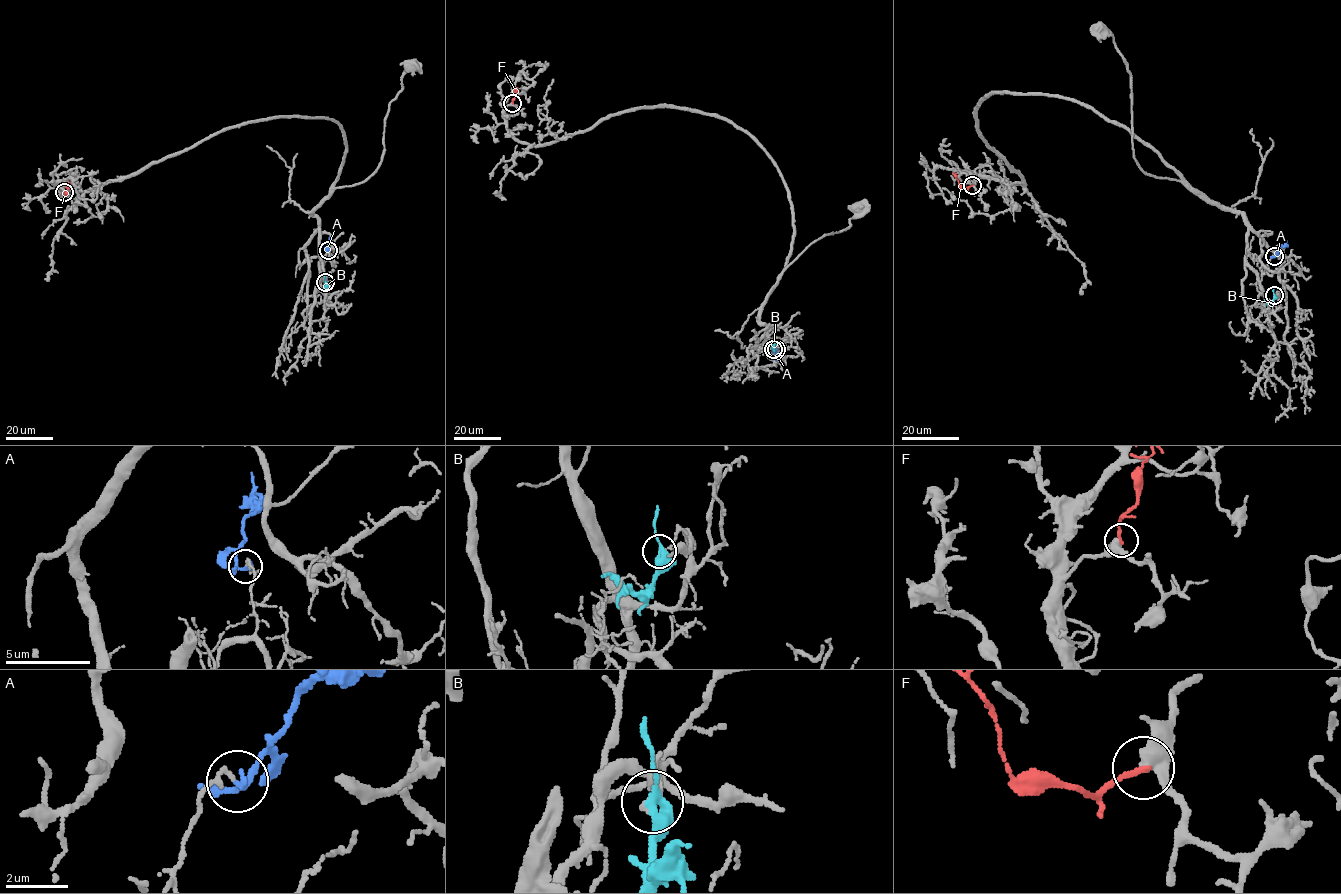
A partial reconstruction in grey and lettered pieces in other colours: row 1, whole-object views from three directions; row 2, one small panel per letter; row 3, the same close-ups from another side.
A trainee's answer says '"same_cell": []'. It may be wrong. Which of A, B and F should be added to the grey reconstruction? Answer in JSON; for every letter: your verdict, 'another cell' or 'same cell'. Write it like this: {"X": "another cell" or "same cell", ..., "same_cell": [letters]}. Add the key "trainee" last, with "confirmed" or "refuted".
{"A": "another cell", "B": "another cell", "F": "another cell", "same_cell": [], "trainee": "confirmed"}

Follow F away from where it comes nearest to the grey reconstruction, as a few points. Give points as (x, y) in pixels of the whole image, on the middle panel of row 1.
F: (512, 103), (517, 87)

